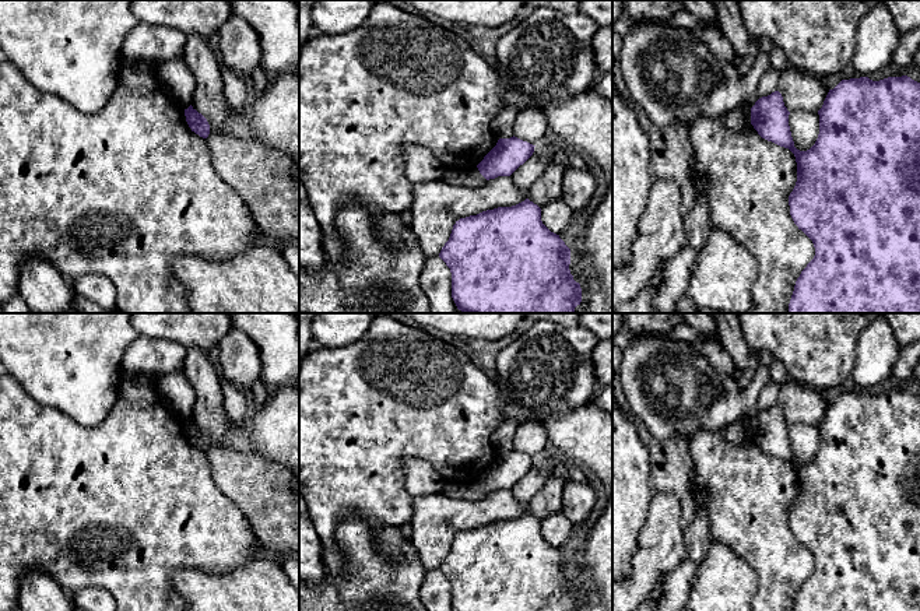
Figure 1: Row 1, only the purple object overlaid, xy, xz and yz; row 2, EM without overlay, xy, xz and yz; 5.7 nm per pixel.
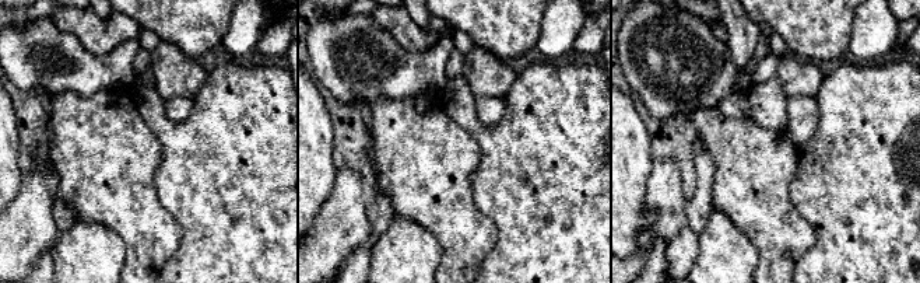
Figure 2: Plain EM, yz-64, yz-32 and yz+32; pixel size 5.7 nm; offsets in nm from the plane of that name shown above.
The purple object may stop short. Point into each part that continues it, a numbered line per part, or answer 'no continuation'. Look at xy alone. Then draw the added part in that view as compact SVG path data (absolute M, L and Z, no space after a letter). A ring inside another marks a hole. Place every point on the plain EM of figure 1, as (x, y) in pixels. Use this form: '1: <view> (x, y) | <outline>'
no continuation

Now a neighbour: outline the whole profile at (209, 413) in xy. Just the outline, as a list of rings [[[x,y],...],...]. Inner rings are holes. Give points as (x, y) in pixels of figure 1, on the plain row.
[[[187,348],[183,372],[194,390],[190,418],[207,432],[210,447],[225,445],[225,435],[233,422],[224,408],[222,382],[210,362],[208,352]]]

